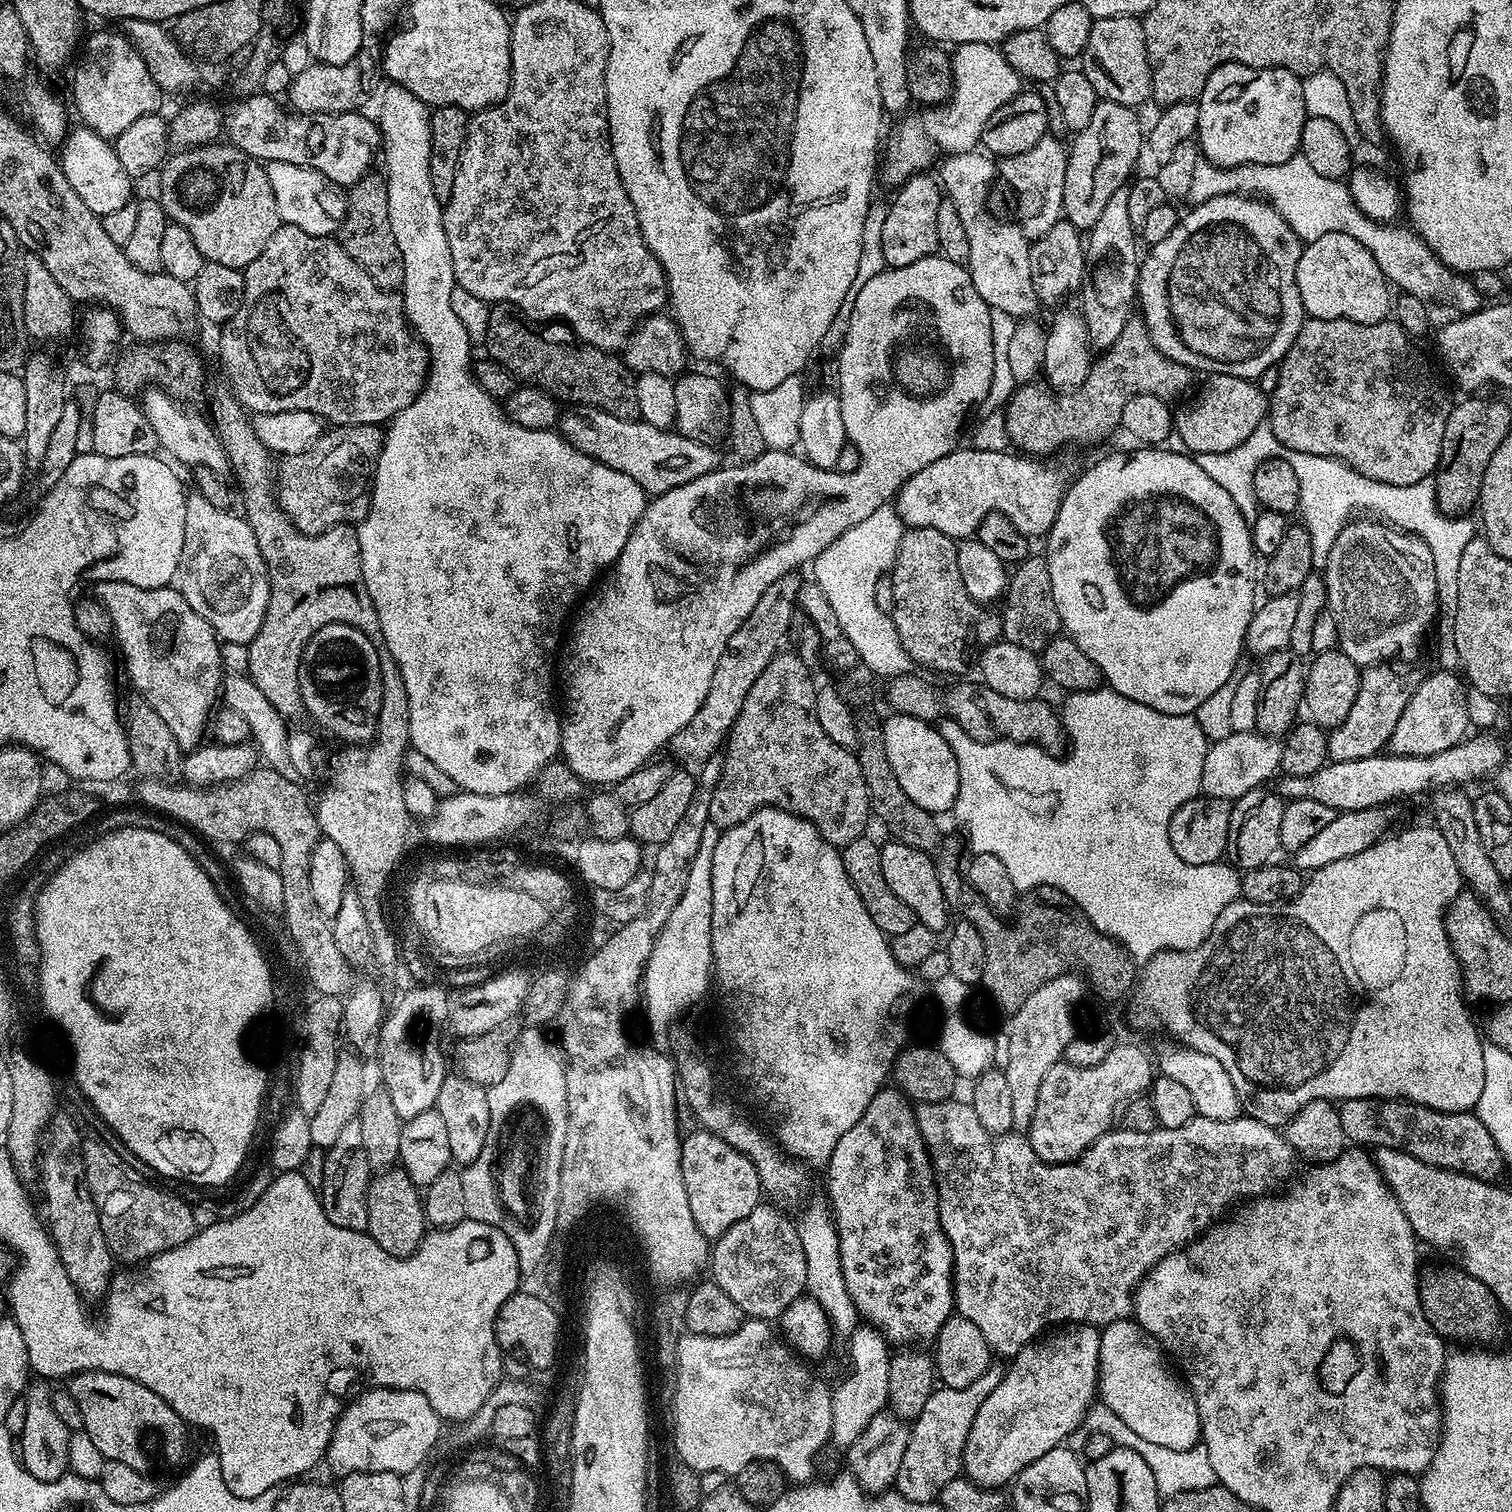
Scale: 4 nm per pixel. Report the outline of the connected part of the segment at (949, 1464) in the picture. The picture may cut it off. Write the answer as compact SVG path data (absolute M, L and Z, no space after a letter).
M994 1362L988 1372L970 1382L970 1386L962 1386L962 1390L940 1386L933 1390L930 1398L926 1398L922 1414L911 1421L906 1454L902 1454L902 1466L898 1466L894 1488L902 1494L902 1498L910 1498L910 1502L933 1503L939 1497L942 1486L961 1475L970 1426L978 1414L978 1408L1002 1382L1004 1374L1005 1369L999 1368L999 1363Z

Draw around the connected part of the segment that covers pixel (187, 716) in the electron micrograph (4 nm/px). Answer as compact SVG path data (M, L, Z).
M101 580L95 588L95 599L103 604L112 619L114 640L120 643L124 668L136 687L133 689L145 702L154 706L154 714L158 714L158 718L162 718L162 722L170 726L170 734L174 734L180 749L201 747L205 739L204 732L206 736L210 728L210 717L222 696L222 677L226 671L220 657L220 637L212 629L210 622L206 622L206 618L202 618L202 614L198 614L198 610L194 610L190 602L186 602L179 587L143 588L130 586L130 582Z

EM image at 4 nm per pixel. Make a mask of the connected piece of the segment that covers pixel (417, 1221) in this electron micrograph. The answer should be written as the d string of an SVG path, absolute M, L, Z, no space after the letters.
M393 1166L377 1171L368 1182L368 1235L386 1250L391 1256L409 1256L416 1252L416 1248L424 1240L426 1221L424 1219L424 1205L421 1193L414 1182L410 1182L410 1174L406 1174L403 1168Z

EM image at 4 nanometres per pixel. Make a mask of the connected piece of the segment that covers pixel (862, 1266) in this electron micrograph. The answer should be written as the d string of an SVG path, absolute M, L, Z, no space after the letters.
M892 1086L880 1089L870 1106L838 1138L834 1154L826 1165L828 1197L838 1234L840 1266L846 1290L857 1313L884 1335L892 1346L916 1346L919 1340L935 1341L938 1330L954 1314L956 1296L952 1293L952 1243L942 1230L938 1214L936 1173L924 1145L913 1105L903 1092Z

